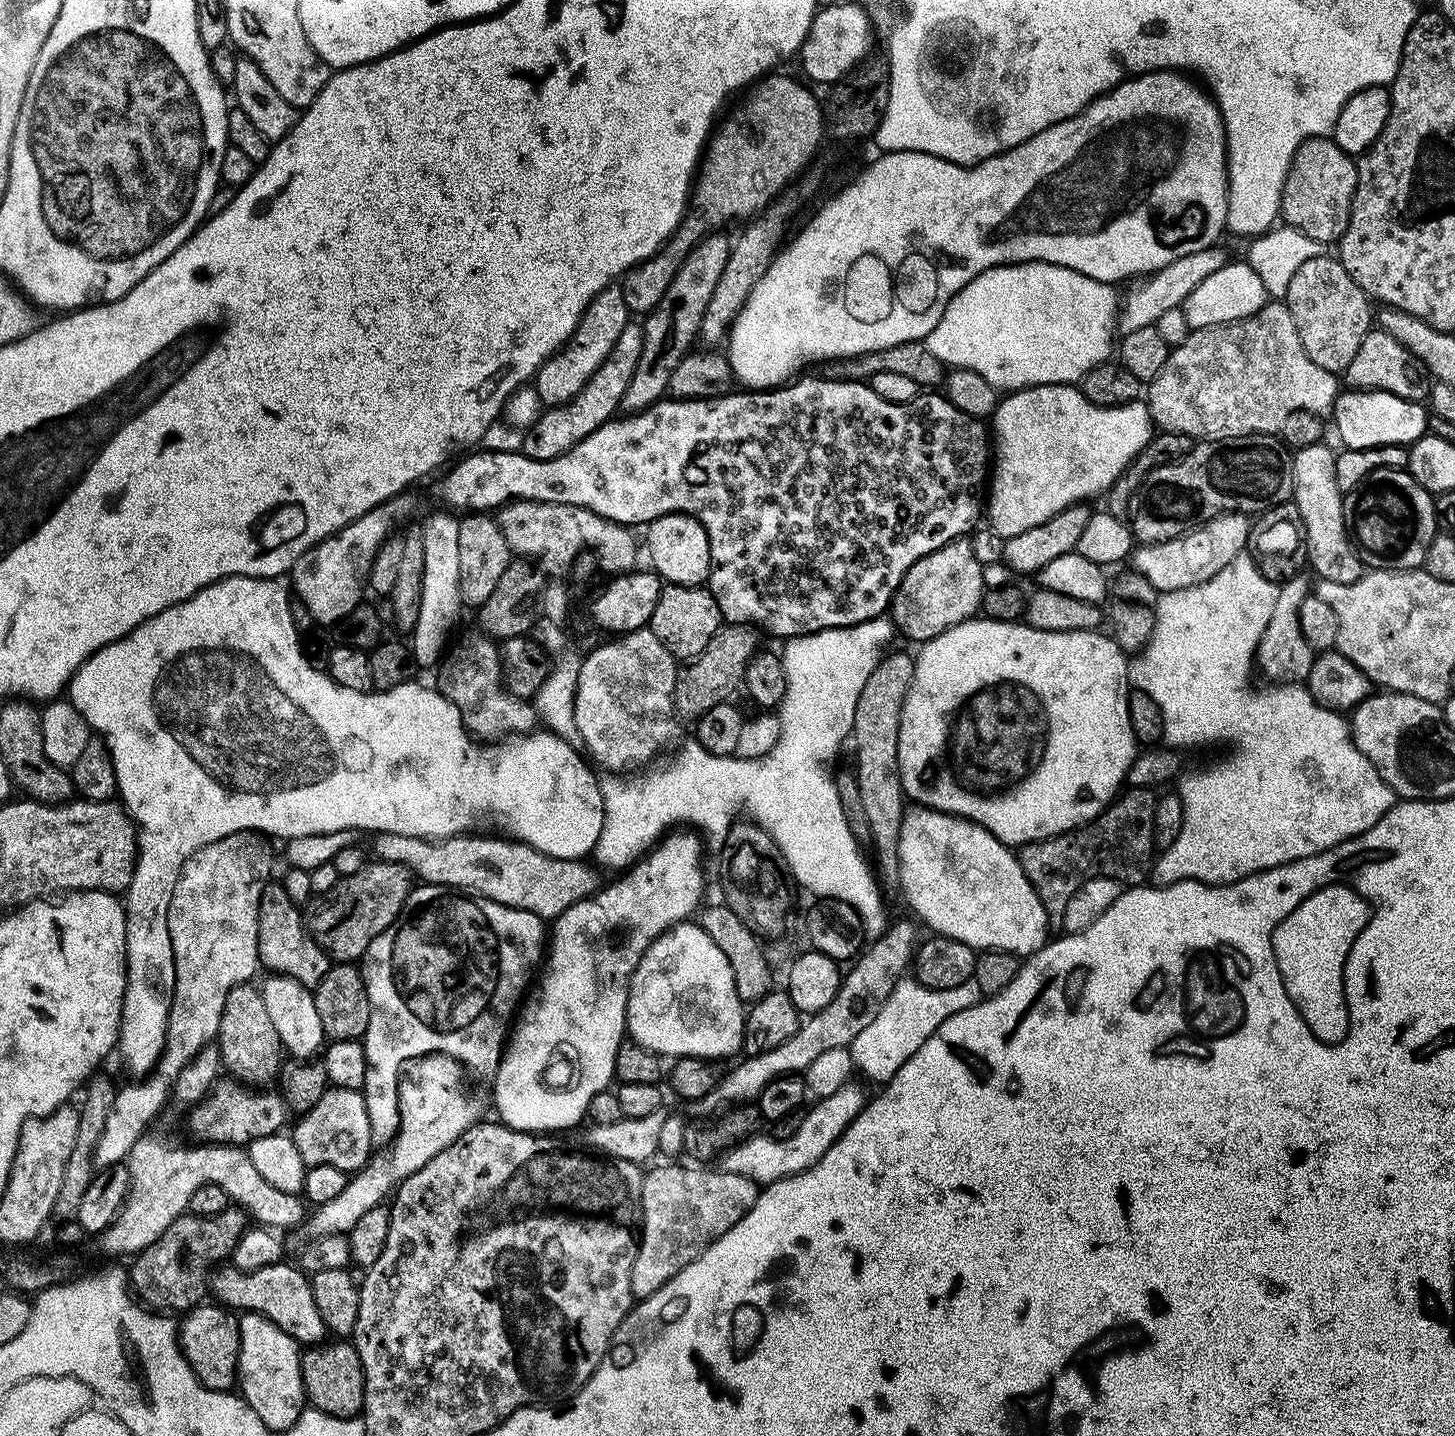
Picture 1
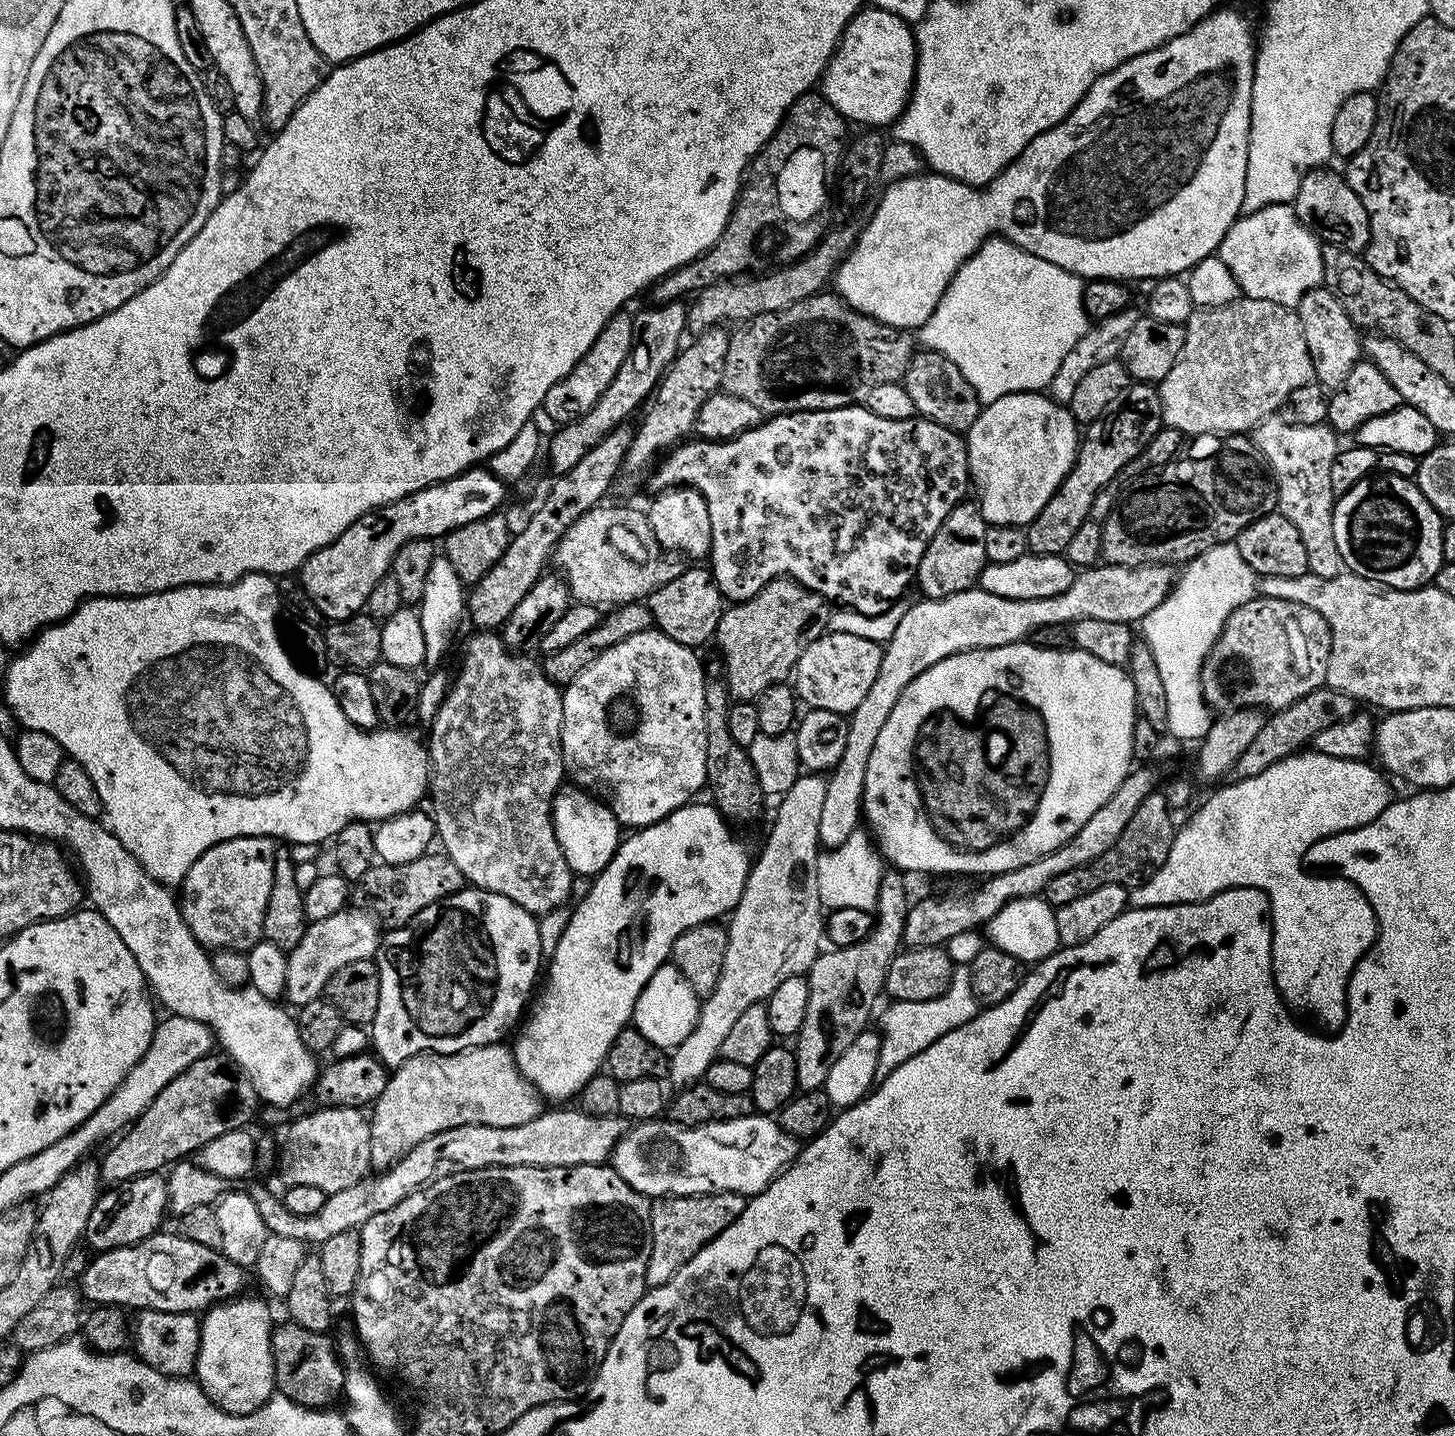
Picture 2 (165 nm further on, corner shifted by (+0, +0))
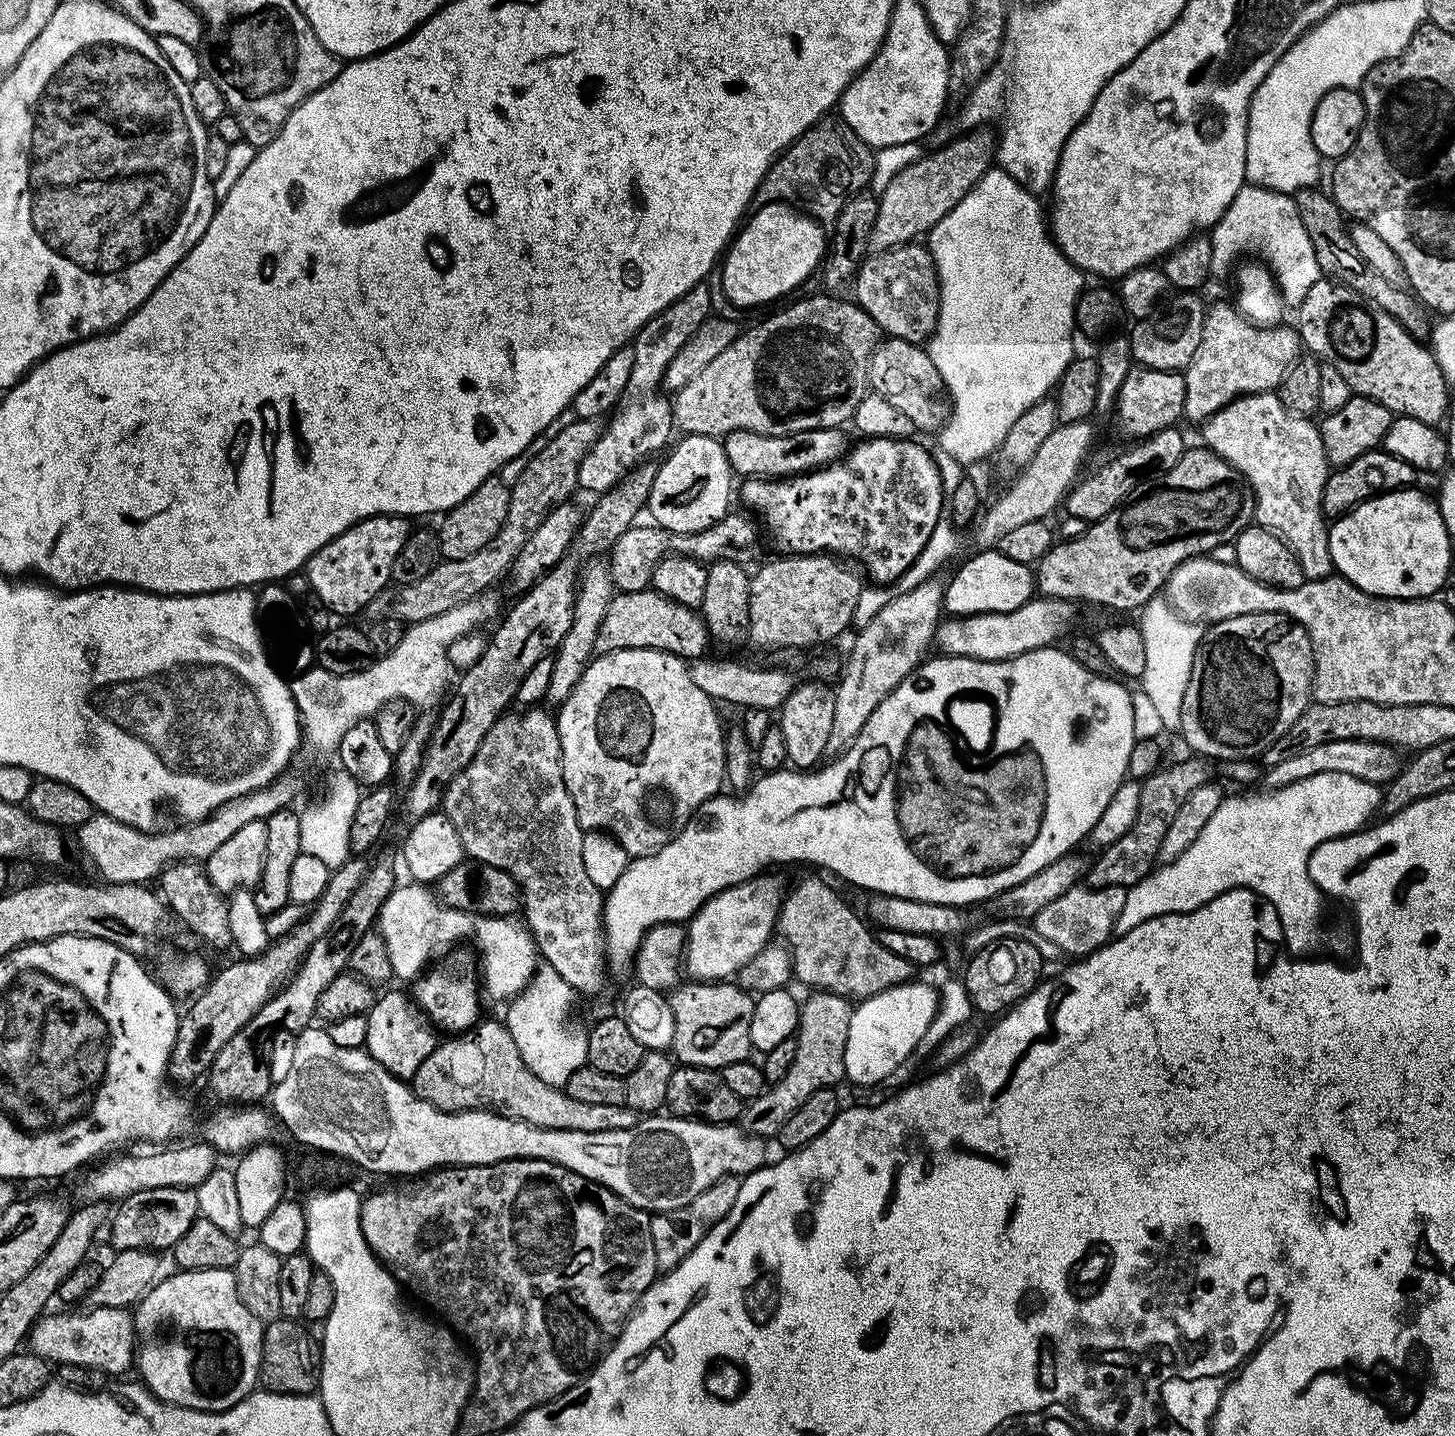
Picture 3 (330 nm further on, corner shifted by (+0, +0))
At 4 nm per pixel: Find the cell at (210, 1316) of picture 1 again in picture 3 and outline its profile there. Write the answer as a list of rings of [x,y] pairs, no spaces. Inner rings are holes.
[[[93,1308],[88,1312],[80,1310],[64,1310],[56,1312],[53,1316],[41,1315],[40,1319],[32,1325],[30,1333],[31,1351],[41,1359],[56,1366],[71,1366],[74,1368],[93,1368],[107,1374],[109,1377],[120,1376],[127,1368],[134,1364],[134,1316],[127,1308]]]

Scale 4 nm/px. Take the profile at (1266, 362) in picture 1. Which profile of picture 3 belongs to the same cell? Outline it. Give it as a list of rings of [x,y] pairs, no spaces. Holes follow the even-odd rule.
[[[1229,301],[1210,304],[1205,309],[1203,320],[1202,342],[1195,351],[1194,358],[1184,370],[1186,382],[1186,402],[1184,416],[1194,422],[1201,423],[1224,408],[1232,400],[1242,395],[1275,391],[1285,376],[1286,370],[1302,352],[1299,331],[1286,324],[1263,326],[1255,325],[1241,315],[1238,308]]]

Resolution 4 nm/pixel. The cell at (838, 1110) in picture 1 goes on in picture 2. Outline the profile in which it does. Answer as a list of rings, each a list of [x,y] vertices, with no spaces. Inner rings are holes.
[[[753,1114],[713,1124],[699,1124],[693,1128],[681,1128],[667,1118],[657,1118],[629,1127],[627,1134],[616,1143],[610,1164],[630,1187],[649,1198],[701,1196],[715,1192],[738,1192],[745,1198],[751,1198],[775,1180],[801,1151],[797,1140],[786,1134],[786,1130],[782,1130],[768,1114]]]

